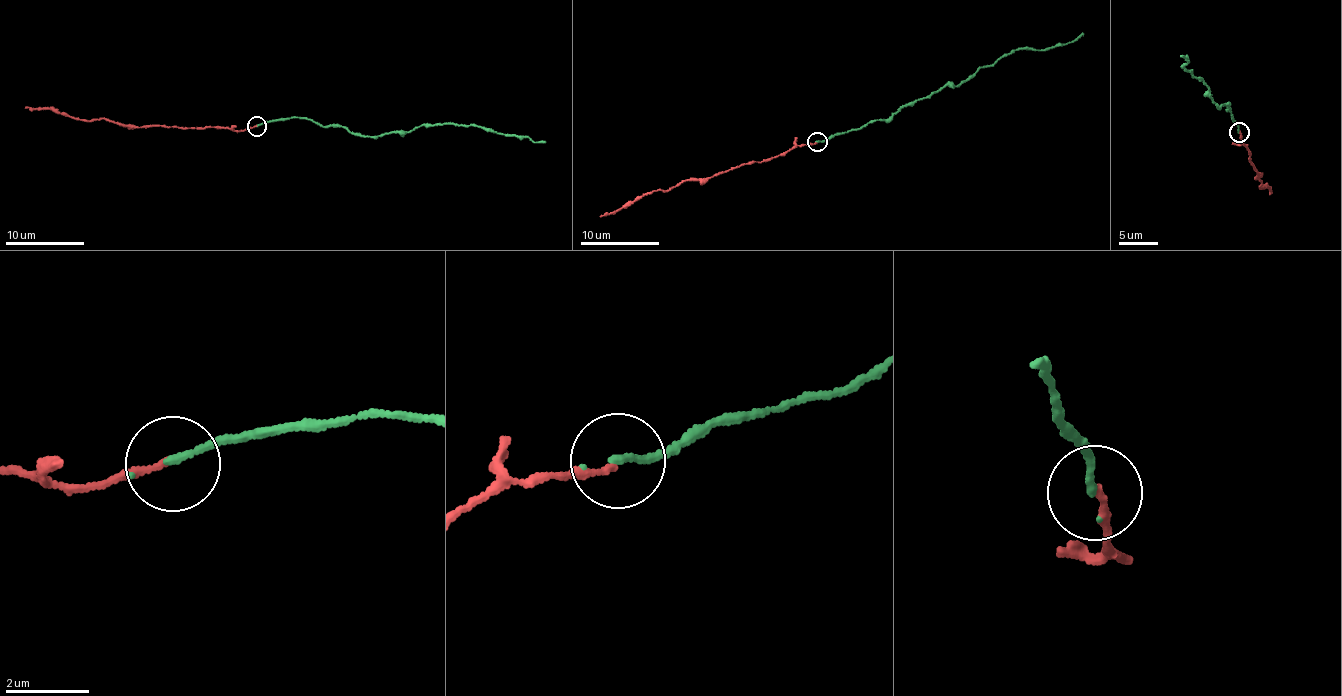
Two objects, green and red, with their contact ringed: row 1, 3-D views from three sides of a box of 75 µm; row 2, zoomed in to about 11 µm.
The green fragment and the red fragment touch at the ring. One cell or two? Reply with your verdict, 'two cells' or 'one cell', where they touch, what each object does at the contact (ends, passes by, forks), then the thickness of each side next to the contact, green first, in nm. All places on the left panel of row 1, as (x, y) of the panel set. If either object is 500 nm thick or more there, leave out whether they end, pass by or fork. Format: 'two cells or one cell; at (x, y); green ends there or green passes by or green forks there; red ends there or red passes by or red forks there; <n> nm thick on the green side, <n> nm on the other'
one cell; at (256, 126); green ends there; red ends there; 170 nm thick on the green side, 160 nm on the other

